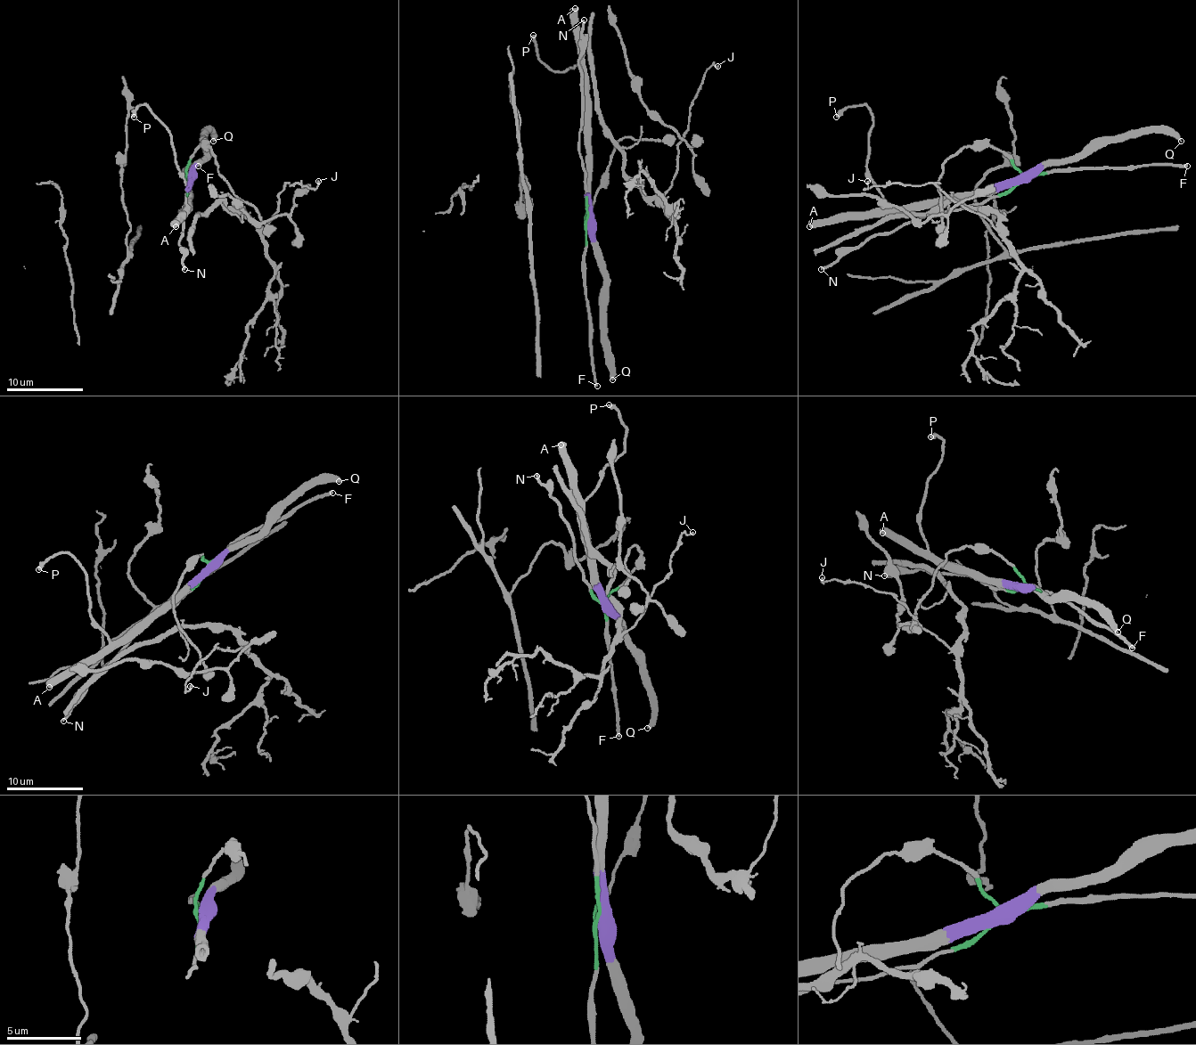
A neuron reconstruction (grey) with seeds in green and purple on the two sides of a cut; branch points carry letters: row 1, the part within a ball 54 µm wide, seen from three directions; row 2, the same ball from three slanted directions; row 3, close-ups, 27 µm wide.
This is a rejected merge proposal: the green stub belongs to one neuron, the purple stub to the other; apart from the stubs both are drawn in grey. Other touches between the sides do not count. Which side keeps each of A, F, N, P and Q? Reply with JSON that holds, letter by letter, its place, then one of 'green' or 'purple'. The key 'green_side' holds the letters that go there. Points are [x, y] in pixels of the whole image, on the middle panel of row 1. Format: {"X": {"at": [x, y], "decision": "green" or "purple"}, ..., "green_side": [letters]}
{"A": {"at": [575, 8], "decision": "purple"}, "F": {"at": [597, 386], "decision": "green"}, "N": {"at": [584, 20], "decision": "green"}, "P": {"at": [533, 35], "decision": "purple"}, "Q": {"at": [612, 379], "decision": "purple"}, "green_side": ["F", "N"]}

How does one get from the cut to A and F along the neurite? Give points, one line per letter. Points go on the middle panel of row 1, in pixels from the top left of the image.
A: (587, 220), (585, 80), (574, 8)
F: (587, 220), (584, 252), (592, 369), (597, 386)

